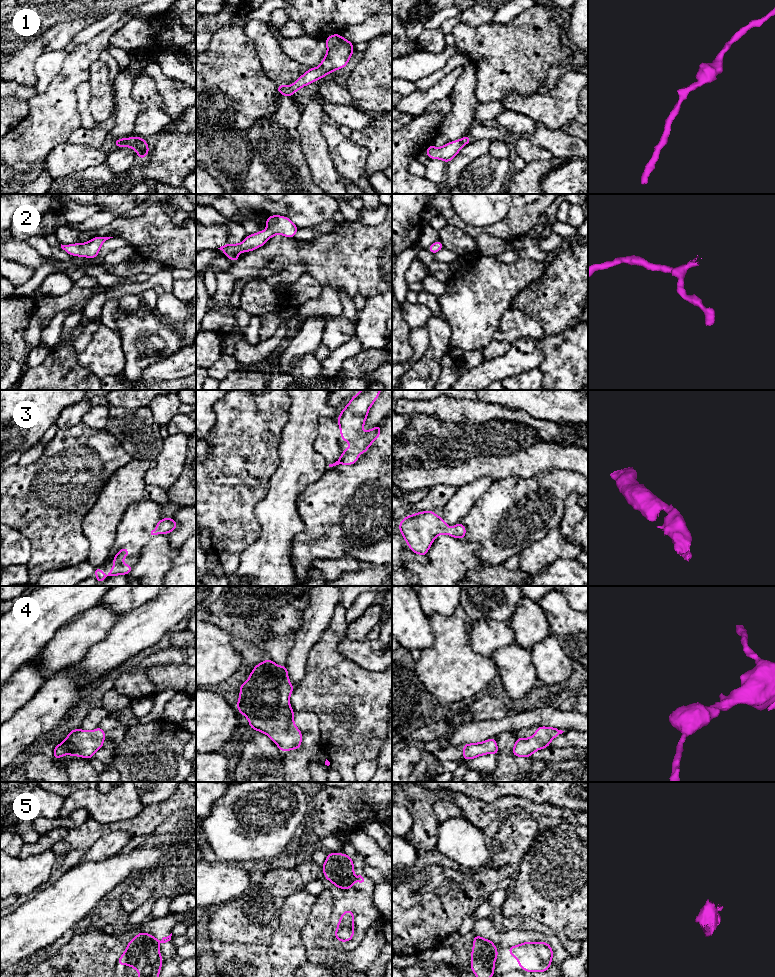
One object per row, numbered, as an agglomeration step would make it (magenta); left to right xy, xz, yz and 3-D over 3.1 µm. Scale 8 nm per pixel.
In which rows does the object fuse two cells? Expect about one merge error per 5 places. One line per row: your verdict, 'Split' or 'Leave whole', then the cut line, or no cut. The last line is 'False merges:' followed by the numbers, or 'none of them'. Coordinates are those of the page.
1: Leave whole. No split
2: Leave whole. No split
3: Leave whole. No split
4: Leave whole. No split
5: Leave whole. No split
False merges: none of them

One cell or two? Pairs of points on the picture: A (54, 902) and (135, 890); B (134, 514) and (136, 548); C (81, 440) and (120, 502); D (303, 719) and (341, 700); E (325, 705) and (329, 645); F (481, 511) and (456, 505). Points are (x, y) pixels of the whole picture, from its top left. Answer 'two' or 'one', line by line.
A: two
B: one
C: two
D: two
E: one
F: two

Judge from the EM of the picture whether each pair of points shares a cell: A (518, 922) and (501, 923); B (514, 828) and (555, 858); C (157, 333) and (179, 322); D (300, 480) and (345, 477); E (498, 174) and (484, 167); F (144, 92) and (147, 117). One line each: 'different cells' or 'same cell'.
A: same cell
B: different cells
C: different cells
D: different cells
E: same cell
F: same cell

